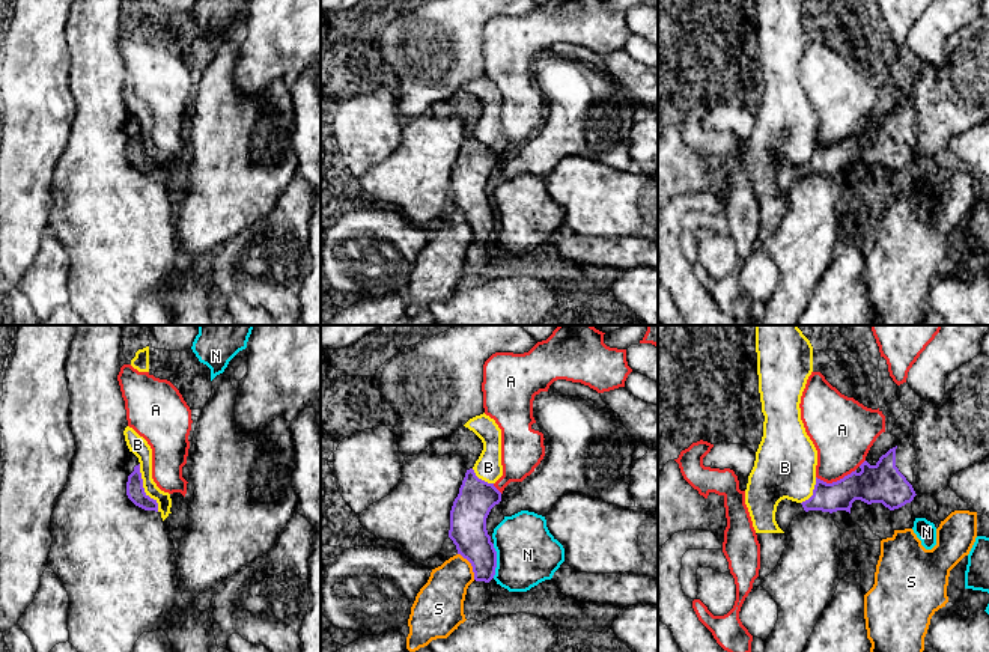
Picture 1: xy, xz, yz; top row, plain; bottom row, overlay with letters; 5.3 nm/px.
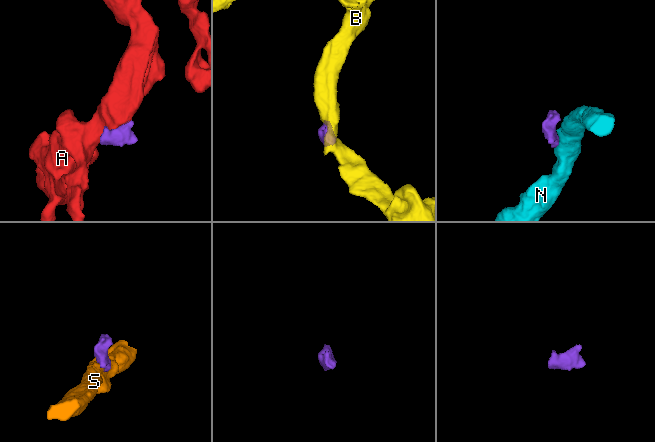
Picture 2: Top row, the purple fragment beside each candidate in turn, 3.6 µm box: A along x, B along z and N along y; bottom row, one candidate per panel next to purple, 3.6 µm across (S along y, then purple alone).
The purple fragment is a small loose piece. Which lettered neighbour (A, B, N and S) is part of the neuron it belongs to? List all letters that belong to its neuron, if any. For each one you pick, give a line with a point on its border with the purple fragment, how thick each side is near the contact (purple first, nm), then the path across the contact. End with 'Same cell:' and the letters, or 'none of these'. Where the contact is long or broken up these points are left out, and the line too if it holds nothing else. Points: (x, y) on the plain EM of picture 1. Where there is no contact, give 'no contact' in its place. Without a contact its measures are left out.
Same cell: none of these

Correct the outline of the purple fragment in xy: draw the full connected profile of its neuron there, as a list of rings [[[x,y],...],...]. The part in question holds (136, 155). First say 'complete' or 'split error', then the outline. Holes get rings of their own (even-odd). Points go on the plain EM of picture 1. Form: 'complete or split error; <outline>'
split error; [[[129,114],[125,122],[125,134],[128,137],[126,145],[126,158],[128,161],[138,170],[145,173],[155,173],[158,175],[157,163],[151,161],[143,151],[143,142],[140,136],[140,125],[138,120]]]

